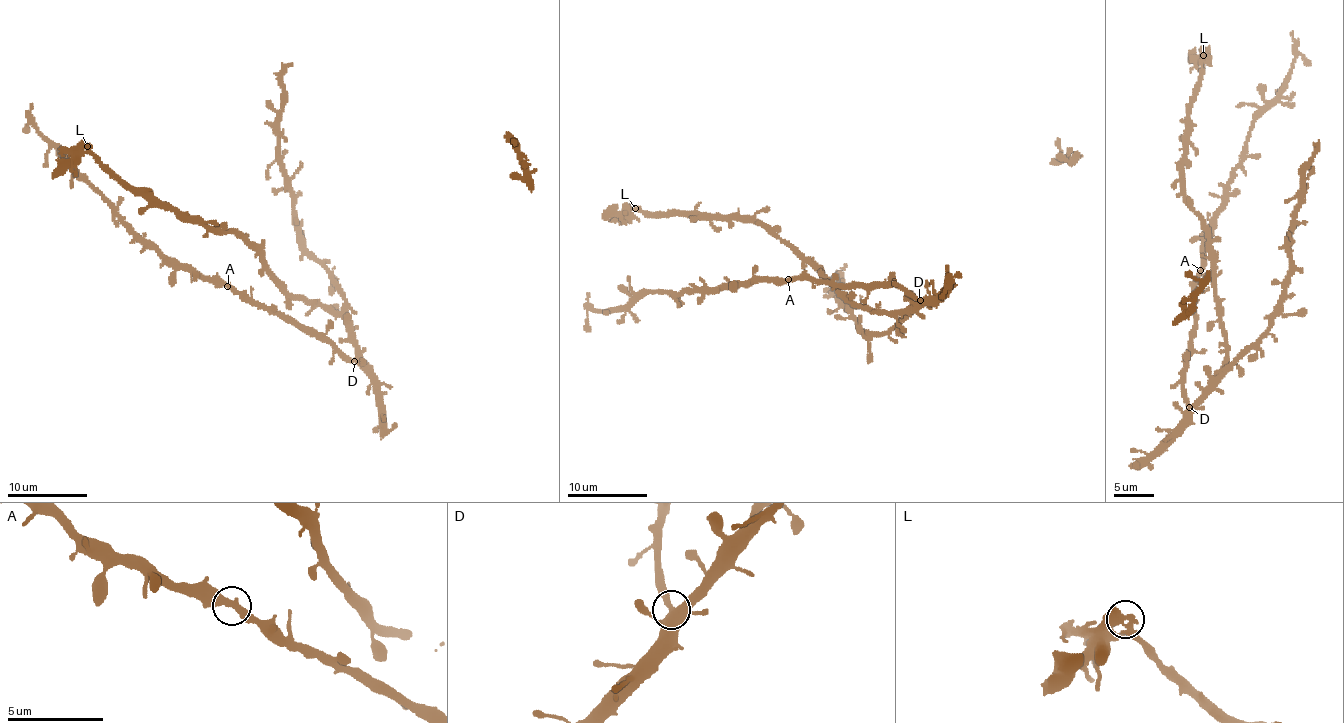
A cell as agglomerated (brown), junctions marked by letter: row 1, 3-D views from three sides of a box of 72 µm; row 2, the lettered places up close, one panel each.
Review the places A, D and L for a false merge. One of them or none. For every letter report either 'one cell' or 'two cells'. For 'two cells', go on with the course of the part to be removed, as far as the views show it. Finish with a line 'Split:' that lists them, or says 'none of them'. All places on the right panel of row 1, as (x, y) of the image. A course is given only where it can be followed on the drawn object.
A: one cell
D: one cell
L: two cells | (1203, 55), (1188, 61)
Split: L

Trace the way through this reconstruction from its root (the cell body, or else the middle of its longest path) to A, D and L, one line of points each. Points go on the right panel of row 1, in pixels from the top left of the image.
A: (1214, 381), (1199, 399), (1188, 404), (1184, 388), (1184, 361), (1195, 327), (1192, 286), (1200, 270)
D: (1214, 381), (1189, 407)
L: (1214, 381), (1226, 355), (1215, 252), (1210, 233), (1185, 195), (1182, 159), (1186, 109), (1203, 55)

